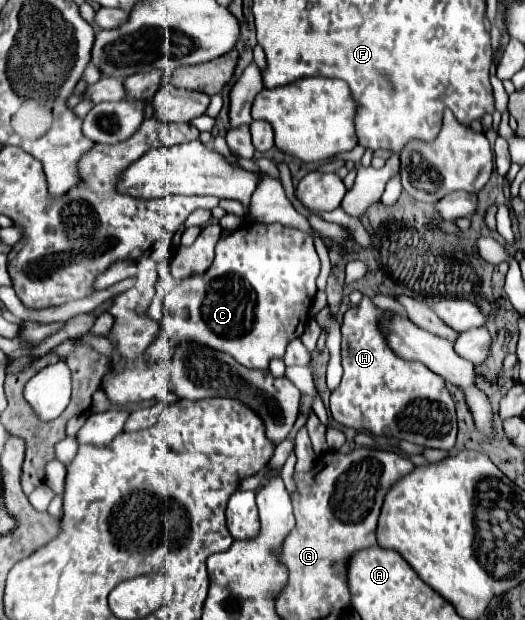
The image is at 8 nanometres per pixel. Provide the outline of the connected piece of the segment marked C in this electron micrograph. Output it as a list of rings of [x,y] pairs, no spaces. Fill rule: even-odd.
[[[252,224],[238,228],[216,244],[214,264],[204,274],[194,278],[192,290],[198,298],[188,298],[188,280],[186,290],[174,290],[170,294],[170,306],[162,308],[160,332],[142,354],[142,360],[168,362],[174,356],[174,346],[182,342],[196,342],[200,346],[210,346],[218,352],[230,354],[236,362],[250,370],[268,370],[270,360],[284,358],[286,346],[304,332],[308,308],[316,294],[318,274],[320,258],[310,232],[282,224]]]

